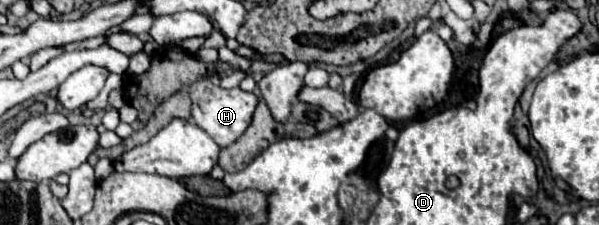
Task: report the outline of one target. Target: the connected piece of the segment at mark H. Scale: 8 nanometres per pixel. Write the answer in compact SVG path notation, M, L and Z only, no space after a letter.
M207 79L195 81L189 87L189 93L191 93L191 101L193 101L195 123L203 131L207 131L219 147L227 147L227 145L235 143L245 133L245 129L249 127L251 117L257 109L257 103L259 103L259 97L255 93L247 93L247 91L241 91L241 89L223 89L223 87L213 85Z

